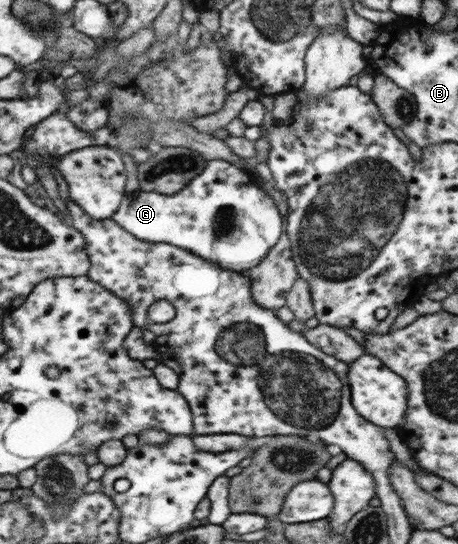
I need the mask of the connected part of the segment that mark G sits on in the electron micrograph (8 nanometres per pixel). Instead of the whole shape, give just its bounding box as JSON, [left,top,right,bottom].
[112,160,284,273]

